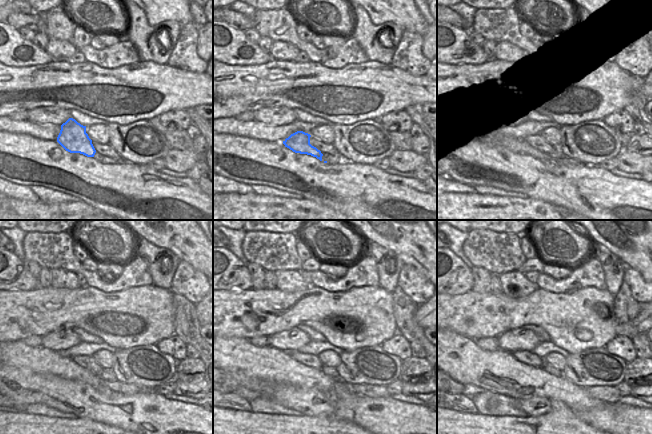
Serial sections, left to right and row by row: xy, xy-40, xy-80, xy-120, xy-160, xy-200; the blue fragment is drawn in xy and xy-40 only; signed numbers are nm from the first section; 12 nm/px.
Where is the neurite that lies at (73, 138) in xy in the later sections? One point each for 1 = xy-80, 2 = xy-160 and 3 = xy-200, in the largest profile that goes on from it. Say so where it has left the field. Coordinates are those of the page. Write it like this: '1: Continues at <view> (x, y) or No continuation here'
1: Continues at xy-80 (550, 163)
2: Continues at xy-160 (373, 391)
3: Continues at xy-200 (610, 394)

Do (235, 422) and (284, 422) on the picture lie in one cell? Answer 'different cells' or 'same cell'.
same cell

